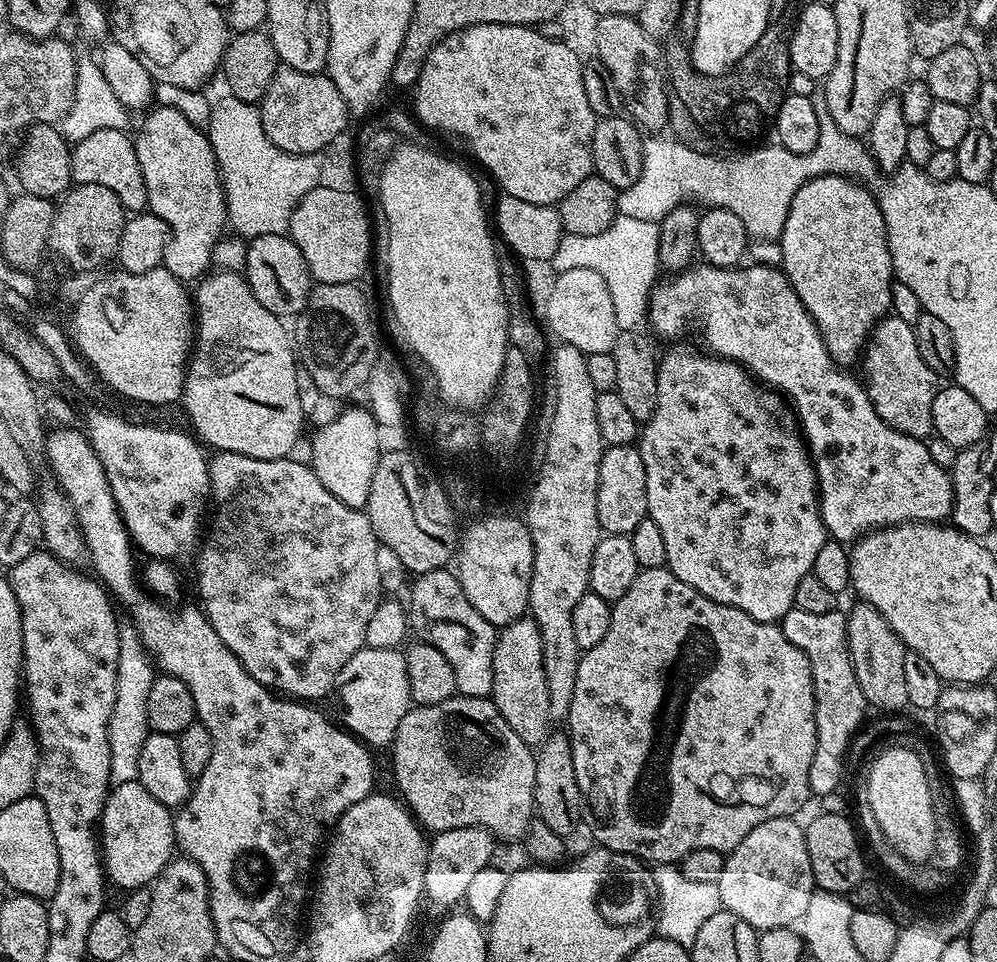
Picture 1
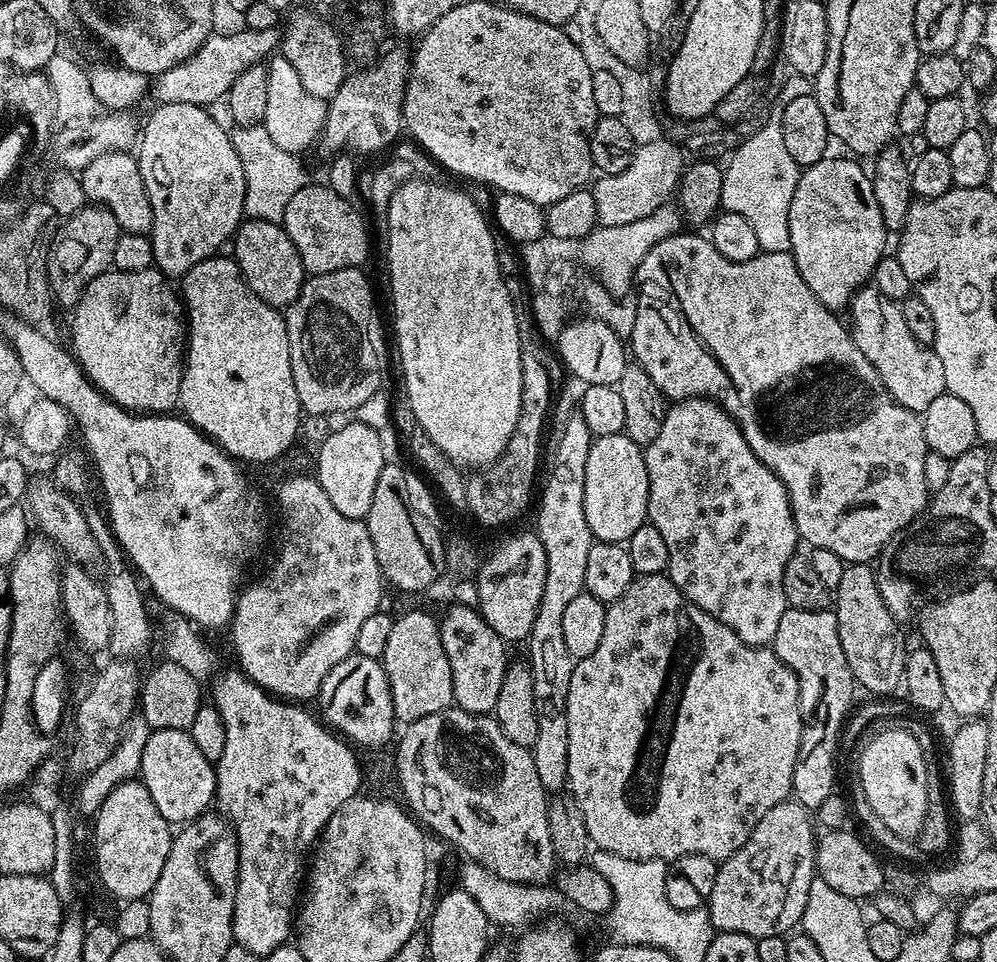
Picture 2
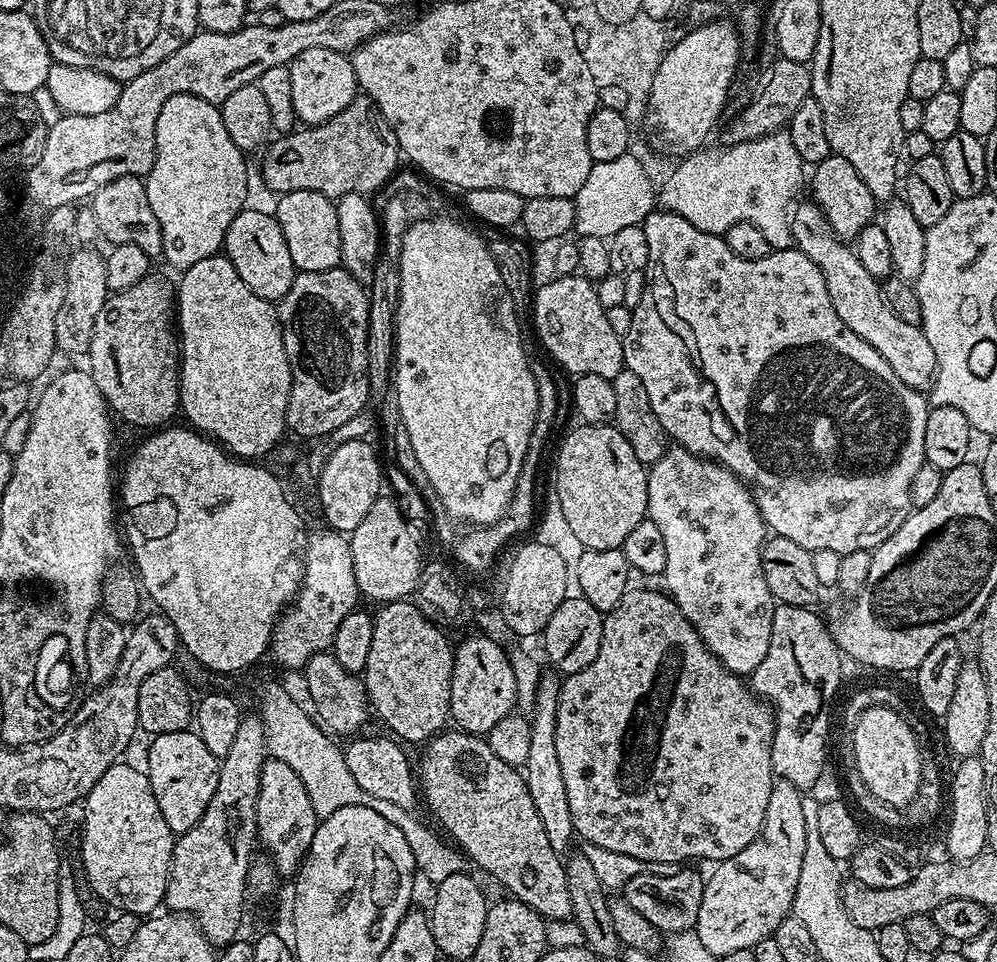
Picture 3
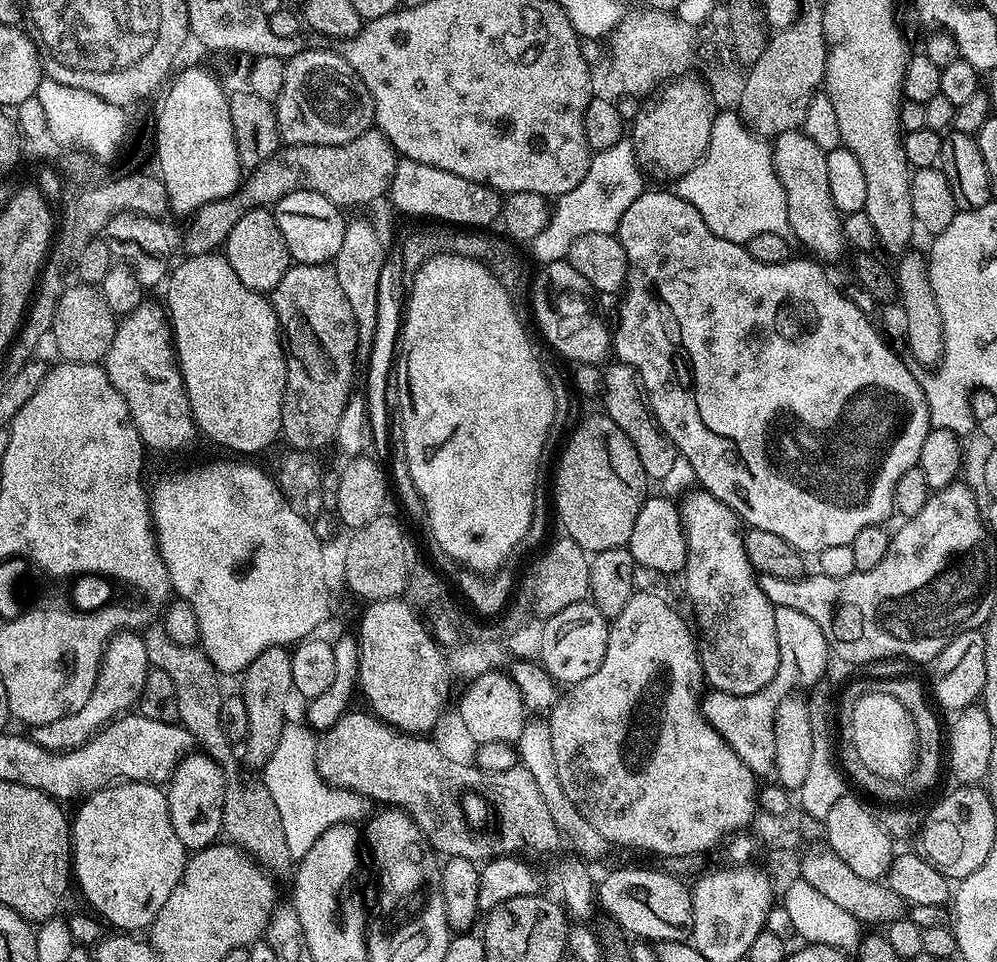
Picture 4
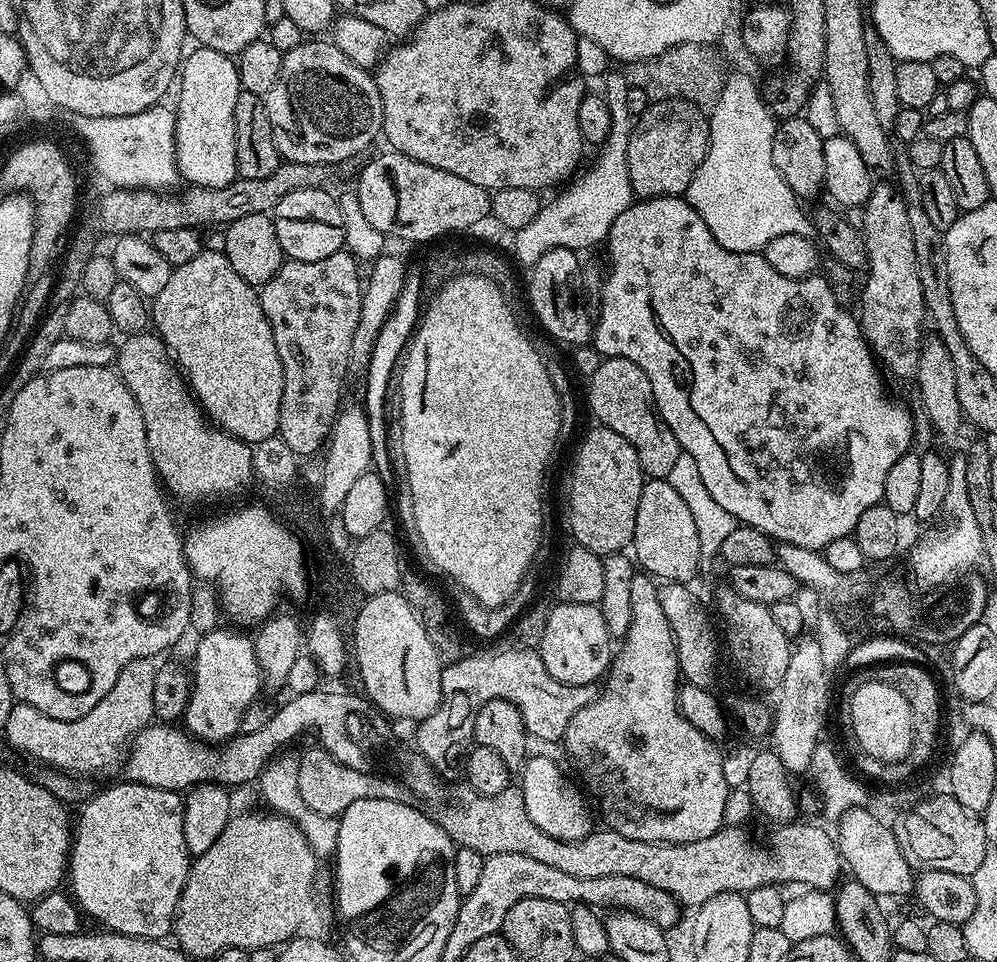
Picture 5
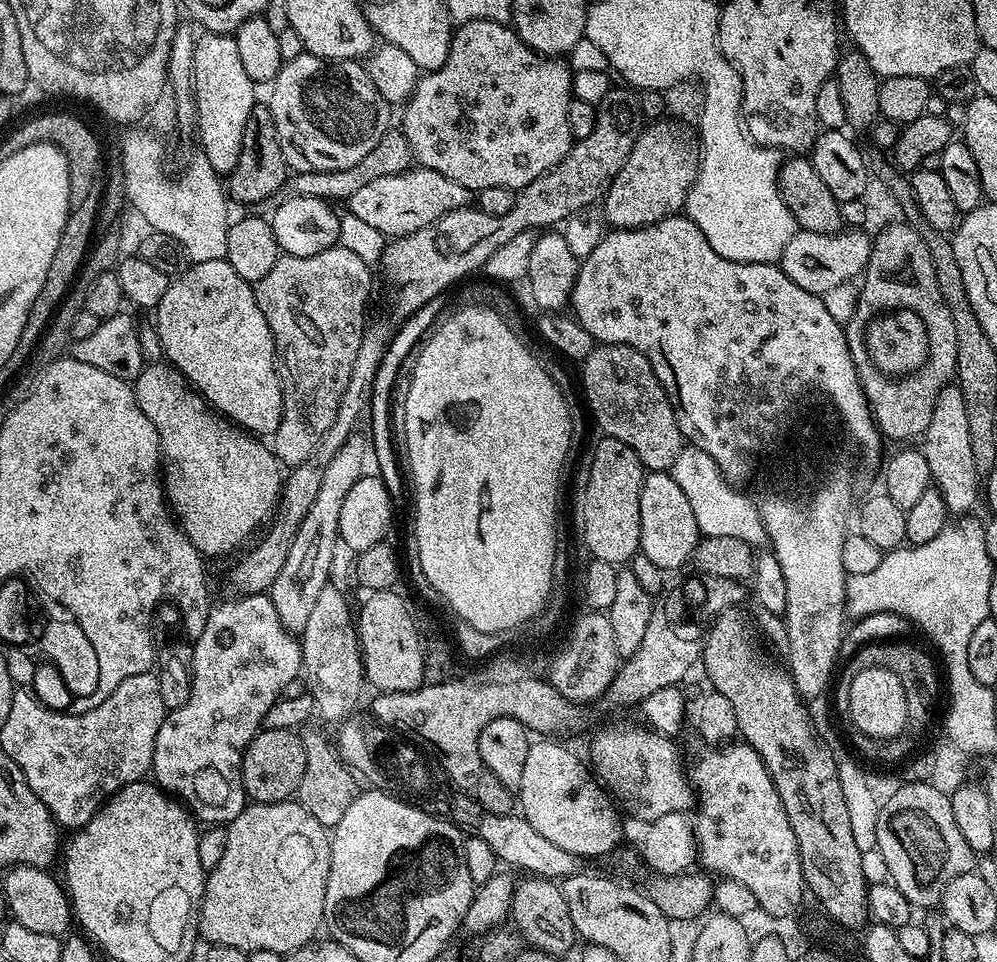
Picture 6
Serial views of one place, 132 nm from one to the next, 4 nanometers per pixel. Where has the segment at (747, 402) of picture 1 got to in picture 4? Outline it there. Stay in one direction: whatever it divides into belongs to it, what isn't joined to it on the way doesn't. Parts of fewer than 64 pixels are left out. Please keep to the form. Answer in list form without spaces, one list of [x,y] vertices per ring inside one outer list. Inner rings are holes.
[[[688,490],[679,501],[680,525],[684,528],[684,542],[688,547],[682,579],[696,615],[698,651],[705,681],[713,684],[717,693],[726,696],[749,696],[762,690],[778,670],[778,634],[774,634],[776,609],[762,594],[758,574],[746,558],[742,521],[736,511],[703,490]]]

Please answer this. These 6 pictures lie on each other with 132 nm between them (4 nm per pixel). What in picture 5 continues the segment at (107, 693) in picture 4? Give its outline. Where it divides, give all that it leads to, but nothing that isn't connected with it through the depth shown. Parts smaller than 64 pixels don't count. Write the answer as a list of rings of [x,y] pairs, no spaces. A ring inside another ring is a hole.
[[[150,656],[130,662],[122,674],[118,674],[118,682],[114,682],[110,694],[106,694],[90,714],[82,714],[77,720],[51,720],[46,714],[34,710],[34,706],[13,703],[2,732],[14,751],[44,764],[40,766],[45,769],[77,778],[93,776],[96,780],[104,780],[123,769],[136,735],[153,723],[157,667],[157,661]]]

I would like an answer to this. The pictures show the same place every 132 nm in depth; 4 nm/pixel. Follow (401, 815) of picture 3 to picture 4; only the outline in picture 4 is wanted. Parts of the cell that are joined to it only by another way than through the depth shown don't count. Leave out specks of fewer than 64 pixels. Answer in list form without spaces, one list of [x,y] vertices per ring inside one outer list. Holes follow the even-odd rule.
[[[289,721],[278,738],[277,749],[262,769],[262,783],[280,812],[288,852],[294,860],[304,857],[317,839],[334,825],[358,824],[360,820],[372,818],[376,812],[375,803],[368,796],[334,787],[323,779],[317,770],[318,744],[319,739],[310,726]]]

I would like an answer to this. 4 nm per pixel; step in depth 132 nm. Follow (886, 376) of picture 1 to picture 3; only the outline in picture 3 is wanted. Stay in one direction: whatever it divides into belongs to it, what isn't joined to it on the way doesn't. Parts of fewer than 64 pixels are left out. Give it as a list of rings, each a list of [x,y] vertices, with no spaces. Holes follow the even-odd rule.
[[[815,202],[797,203],[790,213],[792,221],[792,238],[795,247],[800,249],[814,266],[824,271],[826,290],[830,290],[830,302],[834,310],[838,310],[838,318],[862,338],[862,342],[870,342],[886,362],[890,362],[890,370],[906,382],[906,386],[919,390],[931,389],[936,378],[936,359],[930,342],[926,342],[926,334],[920,324],[902,322],[894,310],[890,310],[888,301],[884,299],[881,281],[874,279],[858,262],[855,247],[848,248],[843,239],[837,236],[824,211]]]

